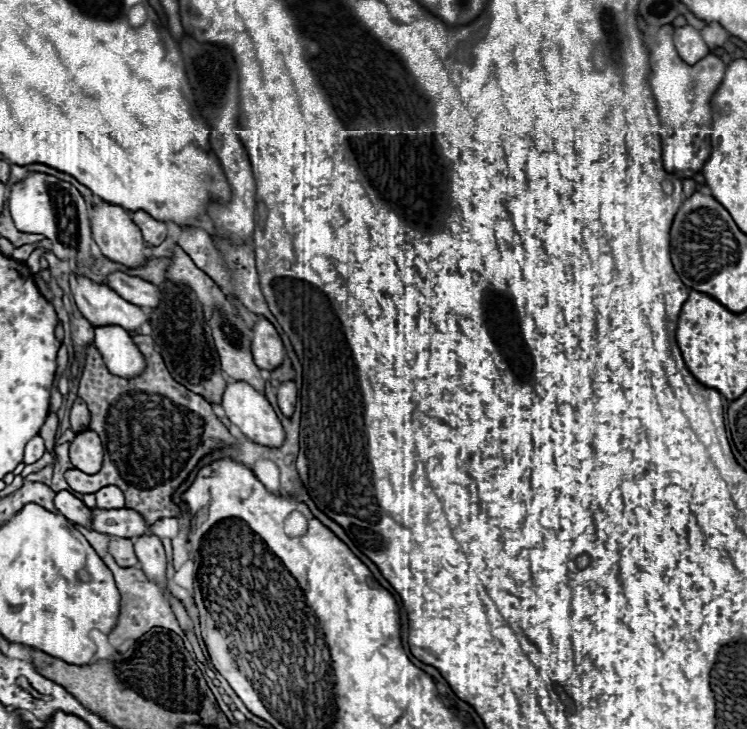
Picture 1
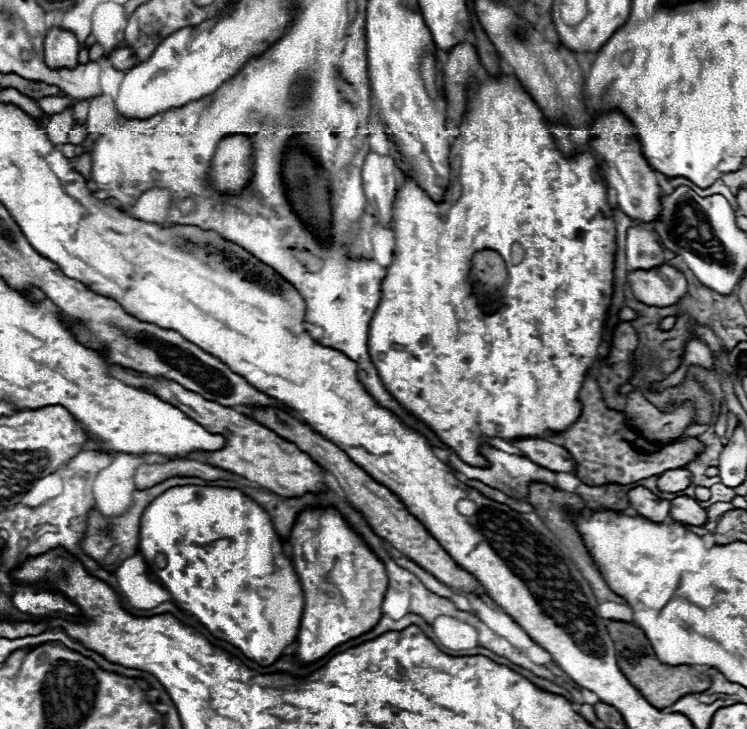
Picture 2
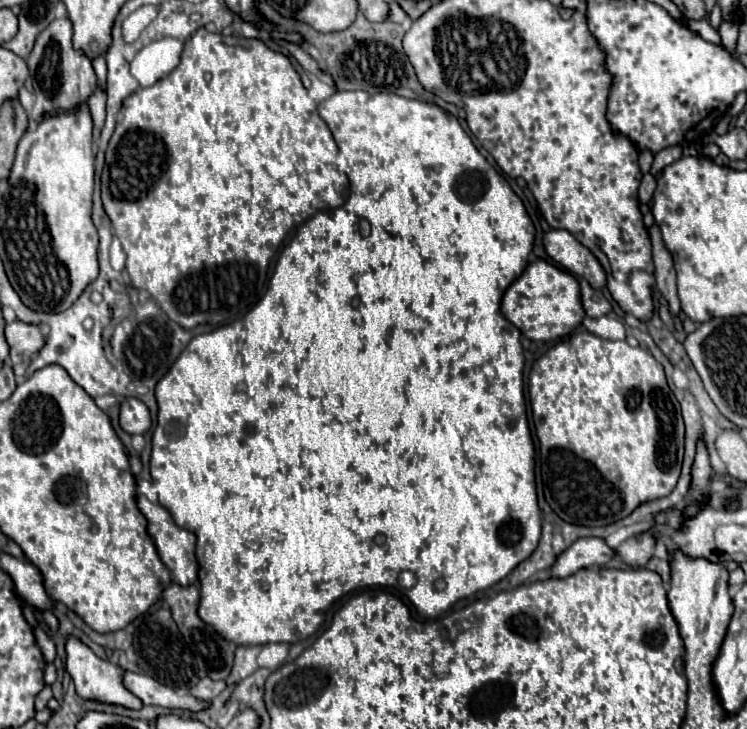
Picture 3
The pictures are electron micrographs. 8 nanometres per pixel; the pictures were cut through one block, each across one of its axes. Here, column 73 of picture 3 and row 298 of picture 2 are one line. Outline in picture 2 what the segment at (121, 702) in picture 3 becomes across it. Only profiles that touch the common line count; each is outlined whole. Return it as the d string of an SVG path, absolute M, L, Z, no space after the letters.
M668 262L652 270L630 270L628 284L632 294L648 306L670 306L684 296L686 280L680 270Z

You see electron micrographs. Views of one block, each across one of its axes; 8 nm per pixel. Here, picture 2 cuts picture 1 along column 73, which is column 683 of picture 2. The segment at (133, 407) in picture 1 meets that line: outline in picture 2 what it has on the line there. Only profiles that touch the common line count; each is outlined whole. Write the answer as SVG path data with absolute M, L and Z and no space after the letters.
M668 470L658 478L658 488L662 492L680 492L692 482L692 474L688 470Z

